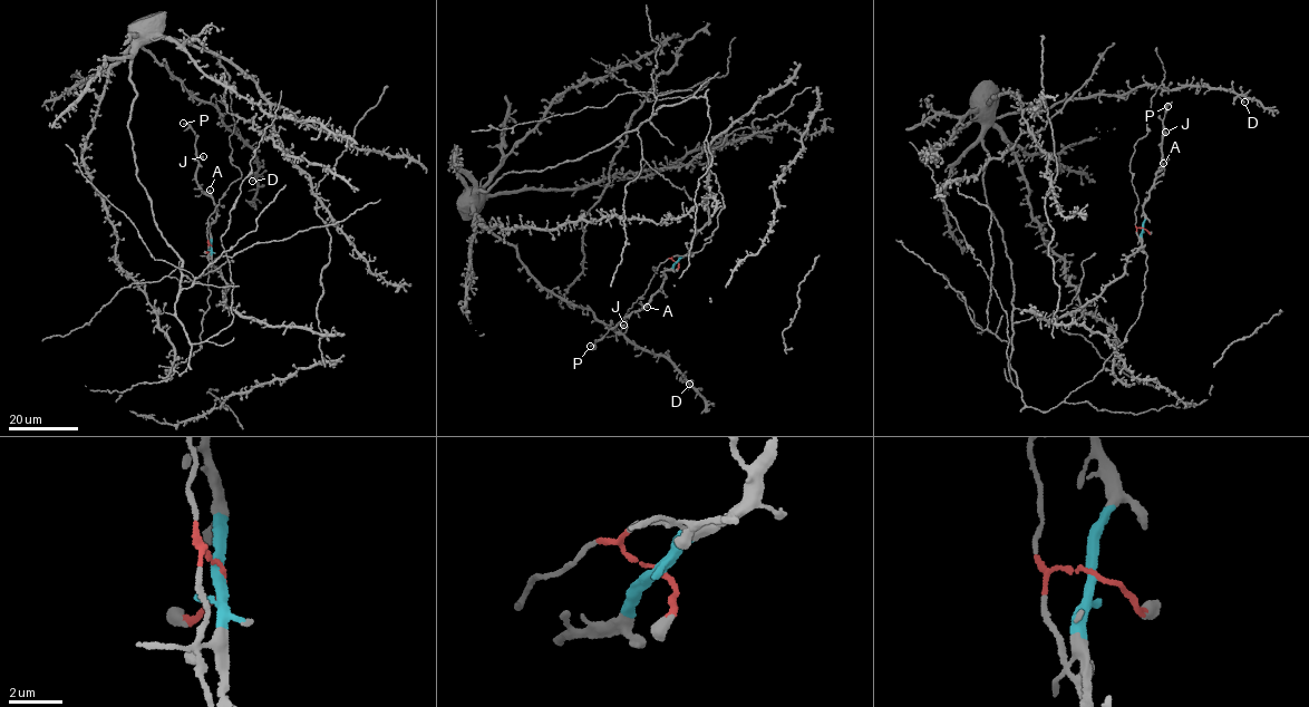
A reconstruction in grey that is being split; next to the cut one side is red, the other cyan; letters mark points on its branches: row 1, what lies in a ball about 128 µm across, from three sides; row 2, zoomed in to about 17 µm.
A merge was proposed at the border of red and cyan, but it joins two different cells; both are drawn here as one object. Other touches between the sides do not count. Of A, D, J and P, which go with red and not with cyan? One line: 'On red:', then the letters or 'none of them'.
On red: D

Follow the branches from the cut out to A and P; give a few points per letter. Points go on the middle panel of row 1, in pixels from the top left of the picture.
A: (676, 262), (662, 271), (665, 279), (647, 307)
P: (676, 262), (662, 271), (665, 279), (650, 300), (589, 347)

